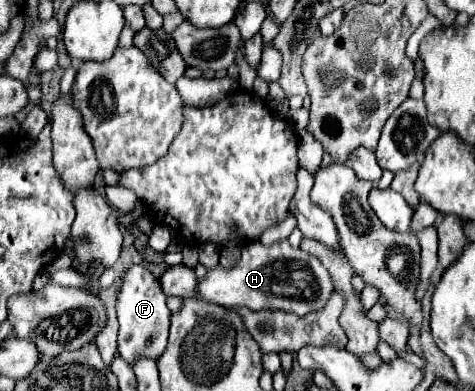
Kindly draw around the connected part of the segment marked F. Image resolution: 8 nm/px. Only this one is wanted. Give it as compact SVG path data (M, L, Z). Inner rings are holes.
M129 265L121 289L117 295L117 317L119 317L119 355L127 363L135 363L141 353L149 353L149 357L159 359L159 355L165 351L167 335L169 335L169 317L171 311L165 303L165 293L161 291L159 281L153 277L149 269L143 265Z

